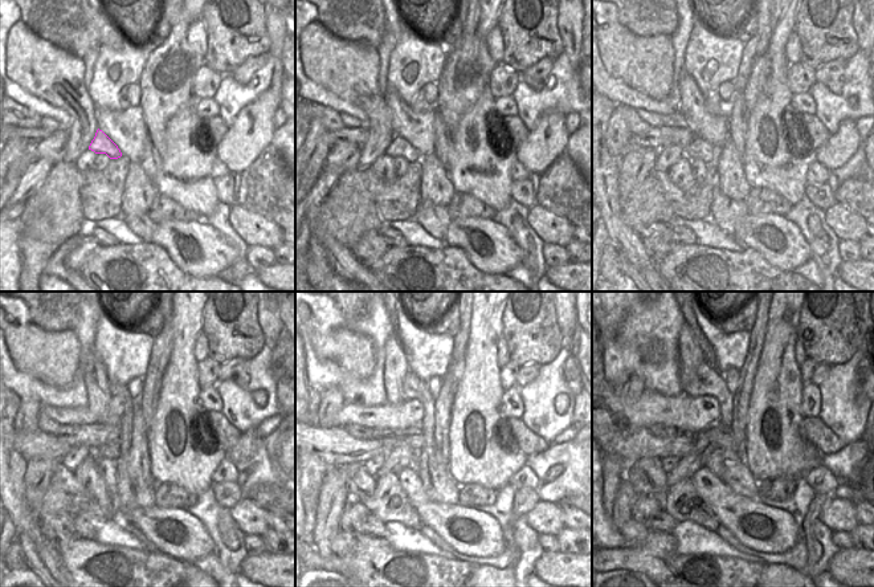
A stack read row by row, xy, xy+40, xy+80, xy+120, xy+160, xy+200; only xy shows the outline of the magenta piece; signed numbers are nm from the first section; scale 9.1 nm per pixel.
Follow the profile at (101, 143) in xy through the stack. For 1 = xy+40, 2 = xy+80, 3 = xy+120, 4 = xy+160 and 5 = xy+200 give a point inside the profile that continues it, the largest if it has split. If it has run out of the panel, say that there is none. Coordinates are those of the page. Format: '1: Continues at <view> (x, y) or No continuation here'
1: Continues at xy+40 (399, 147)
2: Continues at xy+80 (698, 149)
3: Continues at xy+120 (111, 451)
4: Continues at xy+160 (401, 457)
5: Continues at xy+200 (687, 465).

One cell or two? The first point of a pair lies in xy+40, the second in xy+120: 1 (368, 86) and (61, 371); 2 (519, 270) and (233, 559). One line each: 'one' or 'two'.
1: one
2: two

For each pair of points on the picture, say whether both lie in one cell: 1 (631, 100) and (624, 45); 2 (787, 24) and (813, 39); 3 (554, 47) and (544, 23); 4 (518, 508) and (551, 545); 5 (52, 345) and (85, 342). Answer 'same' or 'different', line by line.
1: different
2: different
3: same
4: different
5: different

